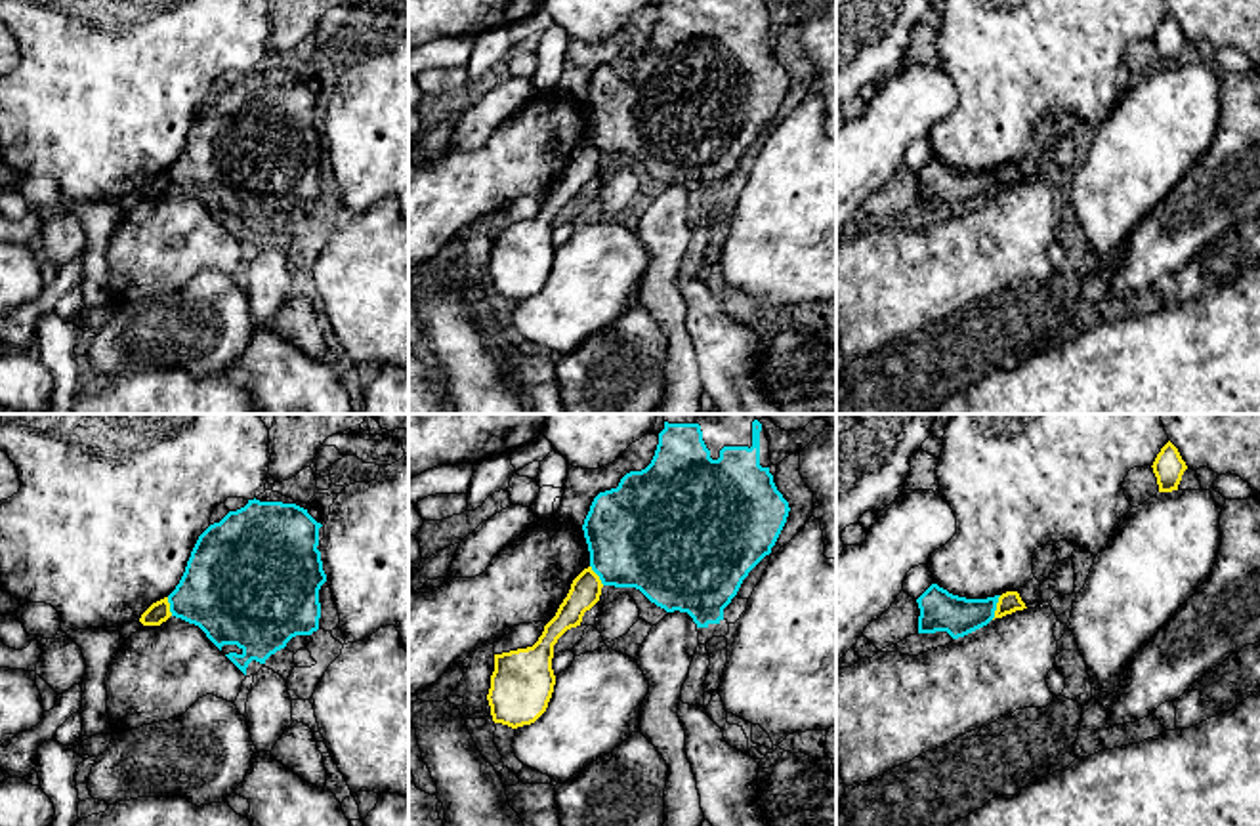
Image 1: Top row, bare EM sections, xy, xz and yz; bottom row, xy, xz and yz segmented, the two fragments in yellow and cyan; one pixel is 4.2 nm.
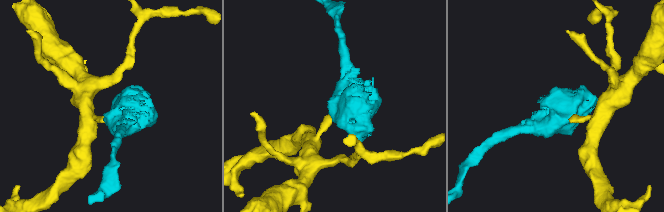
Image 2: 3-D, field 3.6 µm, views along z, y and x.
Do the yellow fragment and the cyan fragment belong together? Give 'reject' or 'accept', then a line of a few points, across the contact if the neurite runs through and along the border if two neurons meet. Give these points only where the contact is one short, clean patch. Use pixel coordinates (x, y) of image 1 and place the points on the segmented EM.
reject; line yz (1001, 596), (991, 619)

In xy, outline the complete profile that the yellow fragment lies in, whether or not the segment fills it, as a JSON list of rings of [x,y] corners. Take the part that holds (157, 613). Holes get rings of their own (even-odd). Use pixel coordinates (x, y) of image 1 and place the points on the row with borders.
[[[168,597],[153,603],[139,618],[143,626],[160,626],[172,616]]]

